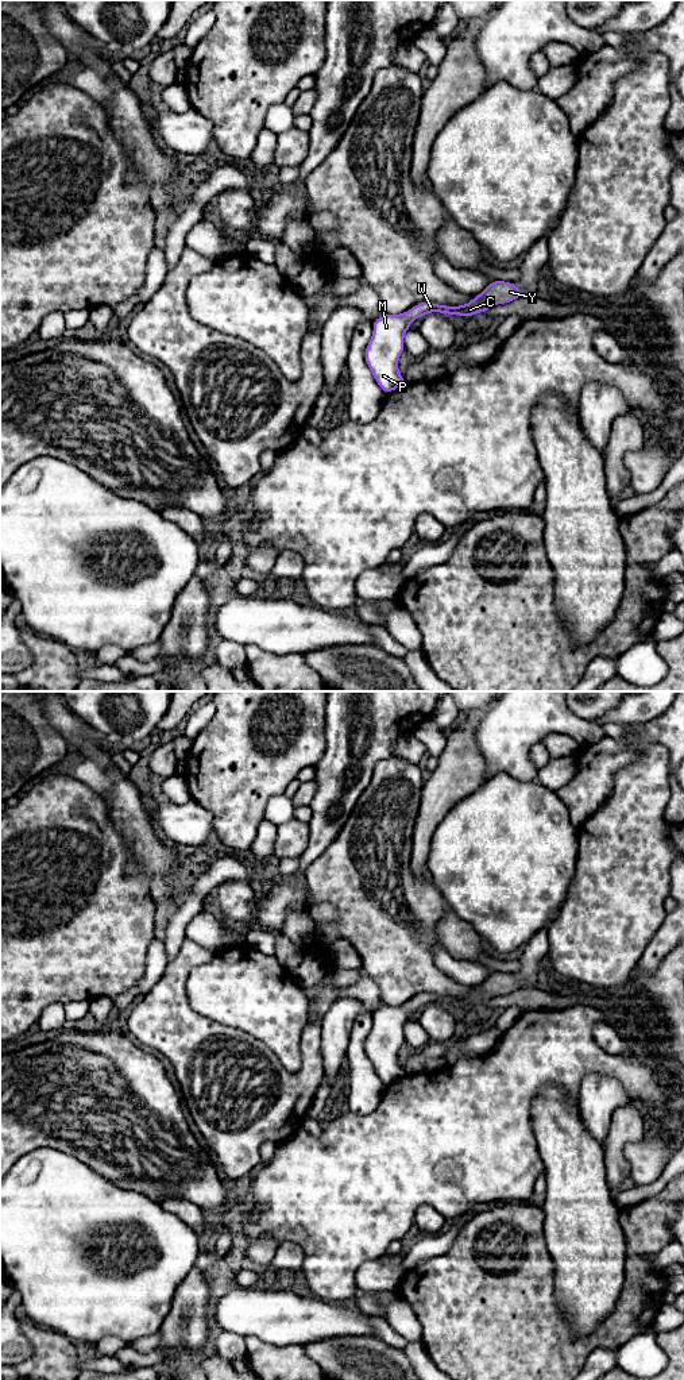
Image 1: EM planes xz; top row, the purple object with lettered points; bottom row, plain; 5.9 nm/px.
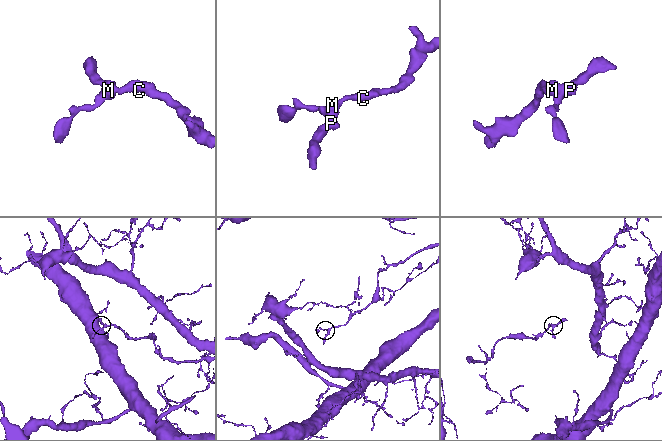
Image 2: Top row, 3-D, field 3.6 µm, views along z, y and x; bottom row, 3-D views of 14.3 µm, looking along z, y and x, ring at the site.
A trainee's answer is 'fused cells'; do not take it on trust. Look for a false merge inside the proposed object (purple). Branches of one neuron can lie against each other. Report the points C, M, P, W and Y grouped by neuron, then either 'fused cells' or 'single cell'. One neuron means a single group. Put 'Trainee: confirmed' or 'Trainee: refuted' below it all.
C M P W Y | single cell
Trainee: refuted

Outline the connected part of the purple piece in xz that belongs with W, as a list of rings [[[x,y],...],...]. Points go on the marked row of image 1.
[[[492,280],[480,294],[465,305],[452,307],[425,301],[401,315],[383,313],[372,321],[374,334],[364,350],[366,363],[379,388],[389,394],[406,385],[398,370],[398,359],[405,351],[403,335],[414,319],[424,317],[430,312],[471,317],[475,313],[484,313],[494,305],[518,298],[522,298],[522,290],[514,282]]]

